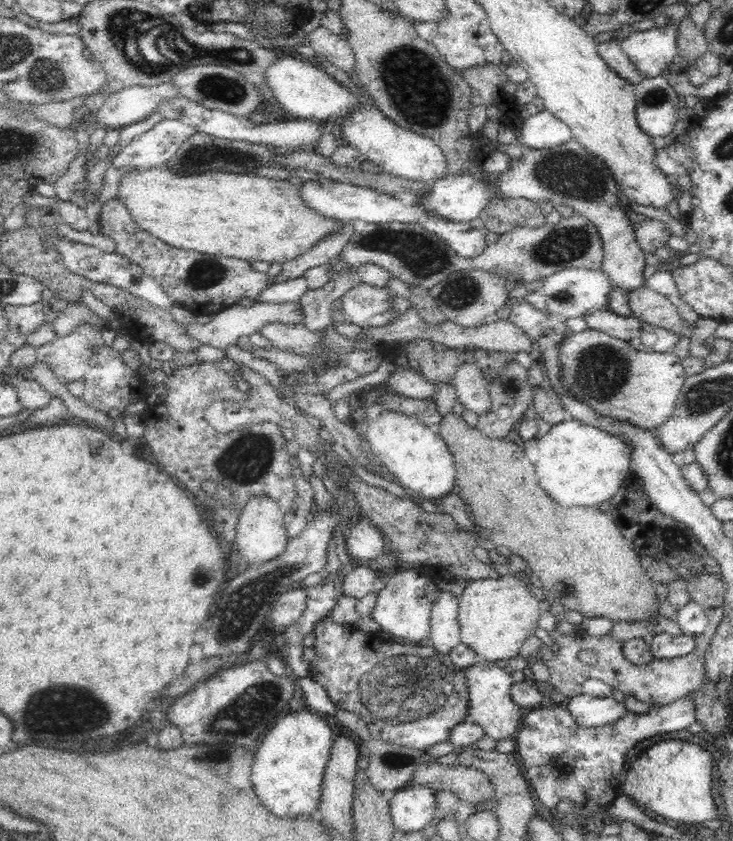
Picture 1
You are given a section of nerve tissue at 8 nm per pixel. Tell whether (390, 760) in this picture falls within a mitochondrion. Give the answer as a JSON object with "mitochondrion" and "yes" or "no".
{"mitochondrion":"yes"}

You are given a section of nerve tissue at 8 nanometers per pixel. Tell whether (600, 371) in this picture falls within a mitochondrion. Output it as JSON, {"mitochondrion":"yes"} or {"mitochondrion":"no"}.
{"mitochondrion":"yes"}

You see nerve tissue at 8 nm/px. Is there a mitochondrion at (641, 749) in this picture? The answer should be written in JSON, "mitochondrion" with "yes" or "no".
{"mitochondrion":"no"}

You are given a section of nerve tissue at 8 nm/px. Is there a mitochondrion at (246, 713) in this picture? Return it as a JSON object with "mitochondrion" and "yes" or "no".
{"mitochondrion":"yes"}

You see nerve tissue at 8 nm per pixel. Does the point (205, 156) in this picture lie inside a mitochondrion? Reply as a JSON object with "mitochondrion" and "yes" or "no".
{"mitochondrion":"yes"}

